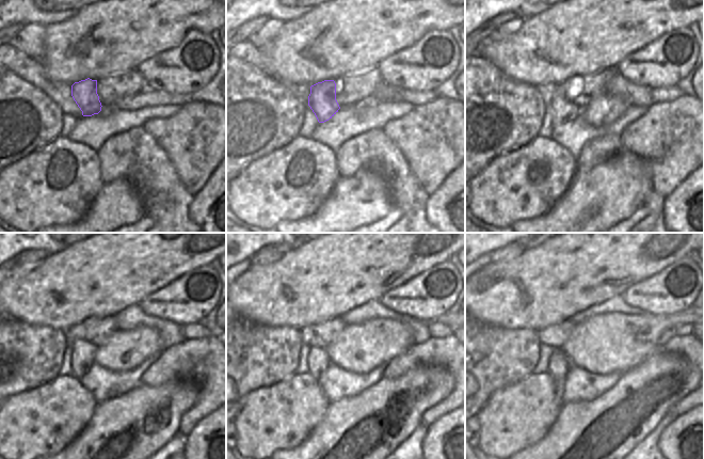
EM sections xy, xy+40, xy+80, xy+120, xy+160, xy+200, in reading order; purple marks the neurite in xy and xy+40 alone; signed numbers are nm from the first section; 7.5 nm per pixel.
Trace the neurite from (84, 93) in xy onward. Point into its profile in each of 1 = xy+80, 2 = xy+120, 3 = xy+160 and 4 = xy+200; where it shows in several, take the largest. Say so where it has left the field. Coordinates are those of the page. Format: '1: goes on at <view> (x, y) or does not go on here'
1: goes on at xy+80 (562, 110)
2: goes on at xy+120 (82, 351)
3: goes on at xy+160 (318, 361)
4: goes on at xy+200 (558, 366)

